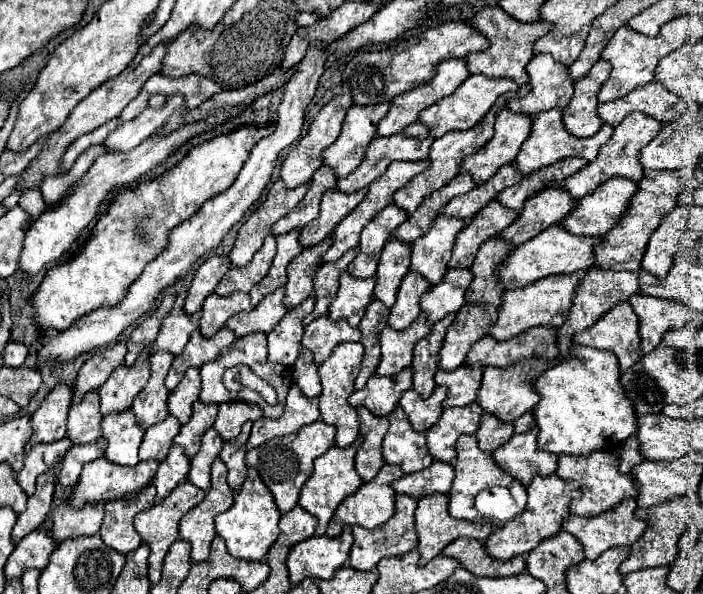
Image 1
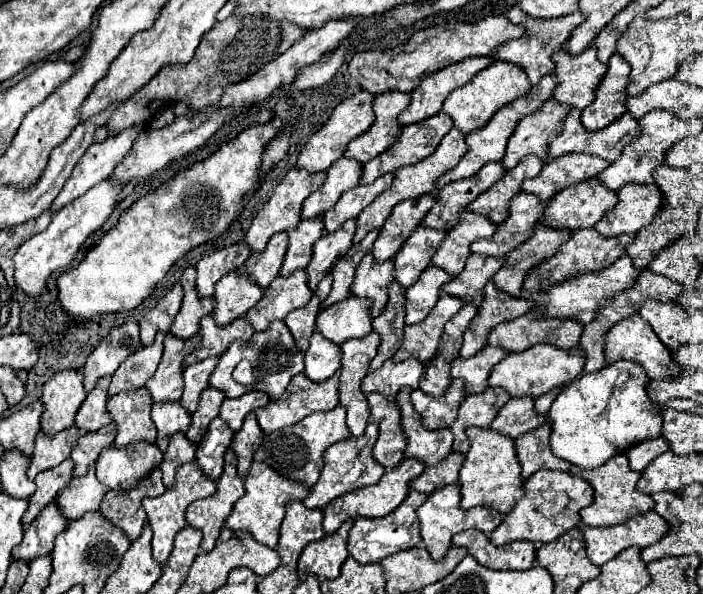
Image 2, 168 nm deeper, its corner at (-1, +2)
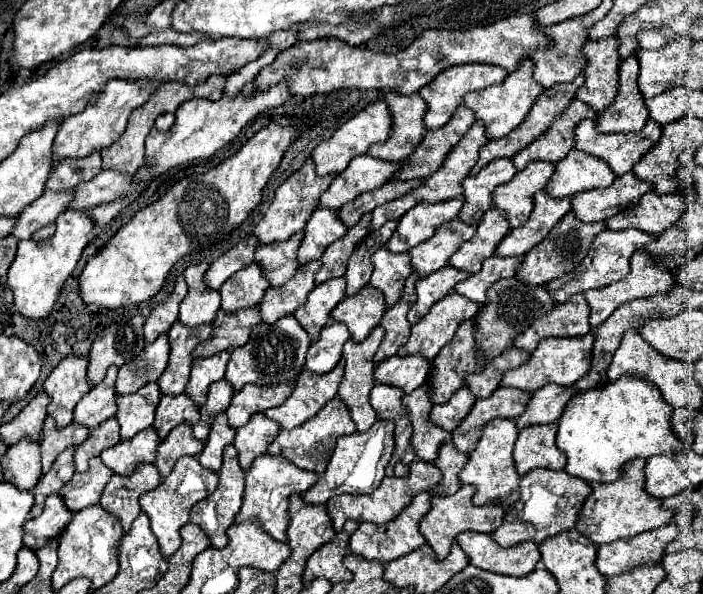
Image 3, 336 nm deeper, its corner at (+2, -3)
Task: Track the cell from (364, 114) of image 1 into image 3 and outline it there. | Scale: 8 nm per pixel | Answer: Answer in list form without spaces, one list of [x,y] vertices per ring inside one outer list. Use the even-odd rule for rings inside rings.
[[[389,91],[385,95],[385,101],[393,115],[393,131],[389,143],[371,147],[369,155],[389,161],[403,161],[415,151],[415,147],[423,141],[425,133],[429,131],[423,123],[427,103],[419,93],[397,95],[395,91]]]

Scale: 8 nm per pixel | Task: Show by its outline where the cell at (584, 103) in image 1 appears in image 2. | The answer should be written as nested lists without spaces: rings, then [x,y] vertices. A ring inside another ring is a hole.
[[[614,54],[608,62],[608,70],[602,82],[594,90],[592,106],[582,110],[582,126],[586,130],[600,130],[624,114],[624,86],[628,84],[628,64]]]

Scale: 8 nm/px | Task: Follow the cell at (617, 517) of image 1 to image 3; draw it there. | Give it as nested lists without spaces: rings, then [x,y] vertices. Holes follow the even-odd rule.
[[[671,523],[629,539],[603,543],[597,551],[597,569],[611,577],[641,567],[641,563],[661,563],[667,543],[671,543],[681,531],[681,525]]]

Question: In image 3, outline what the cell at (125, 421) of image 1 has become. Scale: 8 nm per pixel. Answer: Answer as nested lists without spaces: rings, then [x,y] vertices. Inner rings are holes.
[[[147,383],[135,393],[117,395],[117,421],[121,425],[121,439],[127,441],[135,437],[139,431],[153,425],[155,409],[159,405],[161,391],[159,383]]]

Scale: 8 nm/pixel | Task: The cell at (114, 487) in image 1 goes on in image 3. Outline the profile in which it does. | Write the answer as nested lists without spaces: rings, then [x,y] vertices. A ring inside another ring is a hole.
[[[153,427],[141,431],[129,441],[121,441],[111,449],[101,453],[103,463],[113,469],[117,475],[131,475],[137,469],[137,463],[153,463],[161,439]]]

